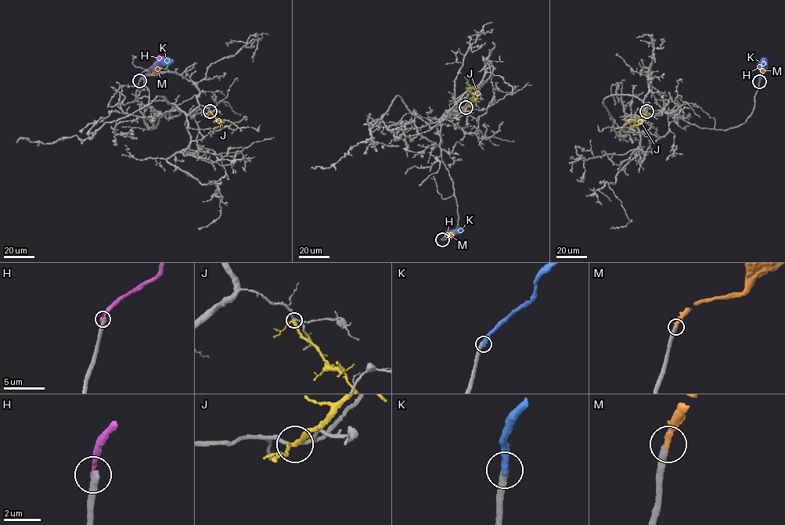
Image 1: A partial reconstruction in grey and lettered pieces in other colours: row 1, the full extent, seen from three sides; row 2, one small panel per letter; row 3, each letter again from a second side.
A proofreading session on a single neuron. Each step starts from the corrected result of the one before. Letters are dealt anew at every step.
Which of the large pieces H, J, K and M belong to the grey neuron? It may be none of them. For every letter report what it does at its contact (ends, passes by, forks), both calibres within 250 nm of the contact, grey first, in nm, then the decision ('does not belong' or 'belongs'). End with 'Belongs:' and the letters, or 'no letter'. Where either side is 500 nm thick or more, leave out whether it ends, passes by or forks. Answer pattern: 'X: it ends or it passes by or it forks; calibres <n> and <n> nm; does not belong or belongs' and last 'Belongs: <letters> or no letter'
H: it ends; calibres 380 and 280 nm; does not belong
J: it passes by; calibres 150 and 220 nm; does not belong
K: it ends; calibres 320 and 380 nm; does not belong
M: it ends; calibres 300 and 320 nm; belongs
Belongs: M

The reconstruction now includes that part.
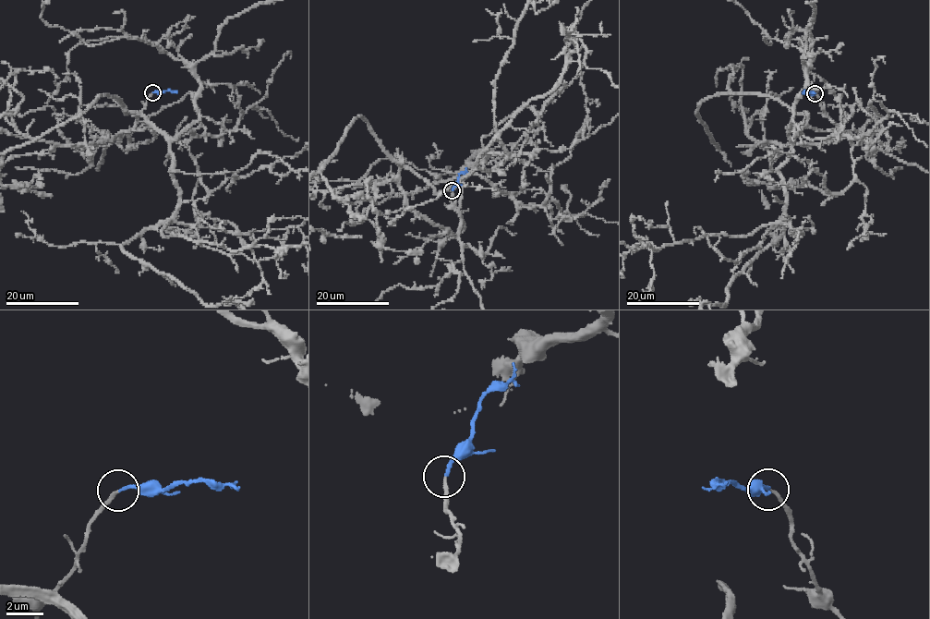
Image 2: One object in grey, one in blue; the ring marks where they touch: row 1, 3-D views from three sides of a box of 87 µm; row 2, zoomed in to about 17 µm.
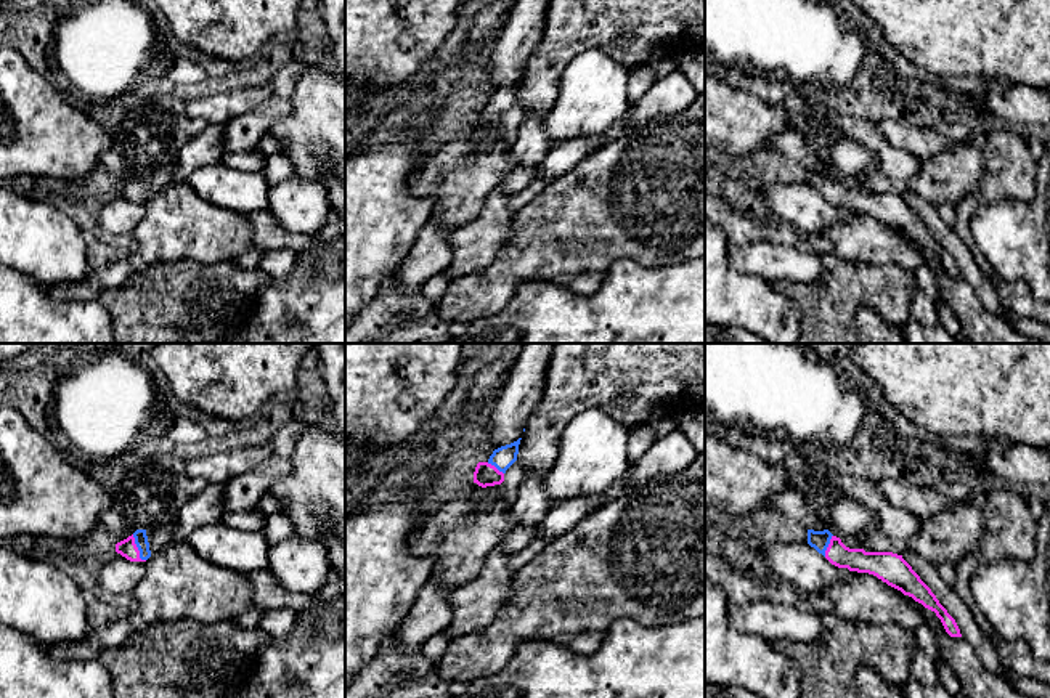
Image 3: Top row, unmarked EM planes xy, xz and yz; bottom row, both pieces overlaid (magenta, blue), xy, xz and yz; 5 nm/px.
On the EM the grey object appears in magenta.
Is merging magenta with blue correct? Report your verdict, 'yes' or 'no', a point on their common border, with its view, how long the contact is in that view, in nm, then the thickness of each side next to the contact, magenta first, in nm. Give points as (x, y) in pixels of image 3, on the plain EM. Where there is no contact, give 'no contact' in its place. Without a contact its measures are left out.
yes; contact xy (137, 190); length 150 nm; calibres 90 and 70 nm

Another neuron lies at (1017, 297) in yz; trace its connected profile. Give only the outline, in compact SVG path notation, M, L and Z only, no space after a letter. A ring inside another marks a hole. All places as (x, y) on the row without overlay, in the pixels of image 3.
M989 124L981 128L984 173L976 194L963 197L955 209L954 231L967 244L979 270L997 286L1000 302L1013 315L1050 324L1050 303L1036 300L1026 282L1005 282L991 266L970 231L973 213L1000 197L1031 204L1036 194L1037 162L1024 130Z

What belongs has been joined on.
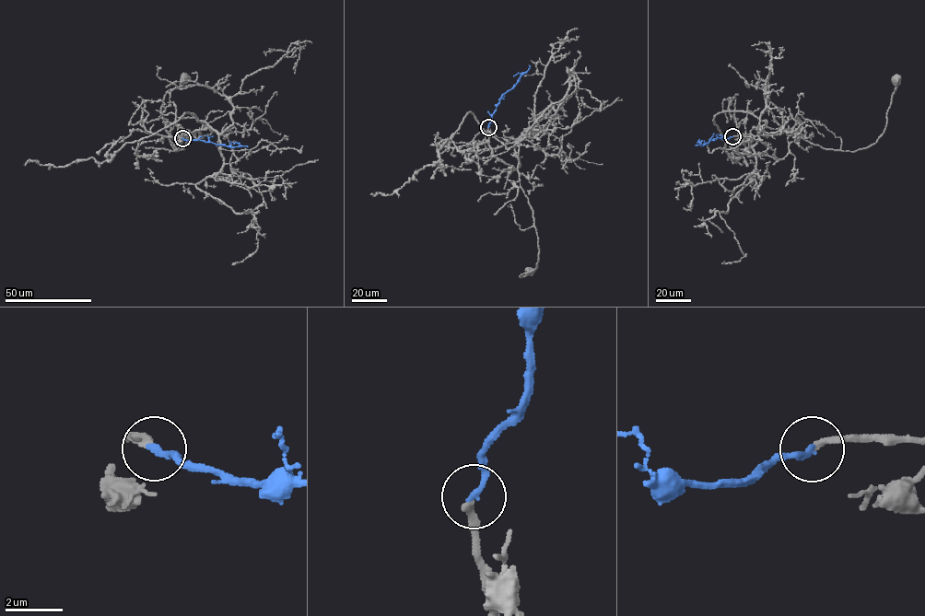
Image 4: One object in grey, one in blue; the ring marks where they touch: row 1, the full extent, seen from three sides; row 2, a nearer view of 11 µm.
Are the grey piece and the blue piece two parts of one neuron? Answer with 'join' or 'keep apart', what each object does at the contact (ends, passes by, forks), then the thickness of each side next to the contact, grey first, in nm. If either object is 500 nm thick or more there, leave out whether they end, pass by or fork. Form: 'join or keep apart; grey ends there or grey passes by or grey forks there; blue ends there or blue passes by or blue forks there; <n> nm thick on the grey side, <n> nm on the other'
join; grey ends there; blue ends there; 240 nm thick on the grey side, 240 nm on the other

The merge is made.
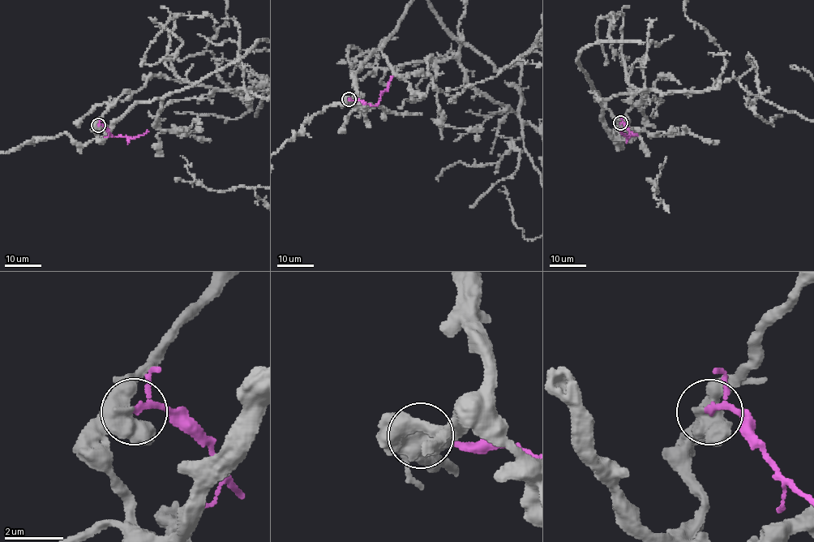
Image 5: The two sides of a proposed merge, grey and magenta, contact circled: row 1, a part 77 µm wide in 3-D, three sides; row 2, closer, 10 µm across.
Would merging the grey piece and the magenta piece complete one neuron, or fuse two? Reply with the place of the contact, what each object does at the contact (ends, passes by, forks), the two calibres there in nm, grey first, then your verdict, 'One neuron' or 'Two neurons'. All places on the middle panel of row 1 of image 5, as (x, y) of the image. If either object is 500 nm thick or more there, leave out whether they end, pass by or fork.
Place: (349, 99). Thickness 550 nm (grey) against 130 nm. One neuron

